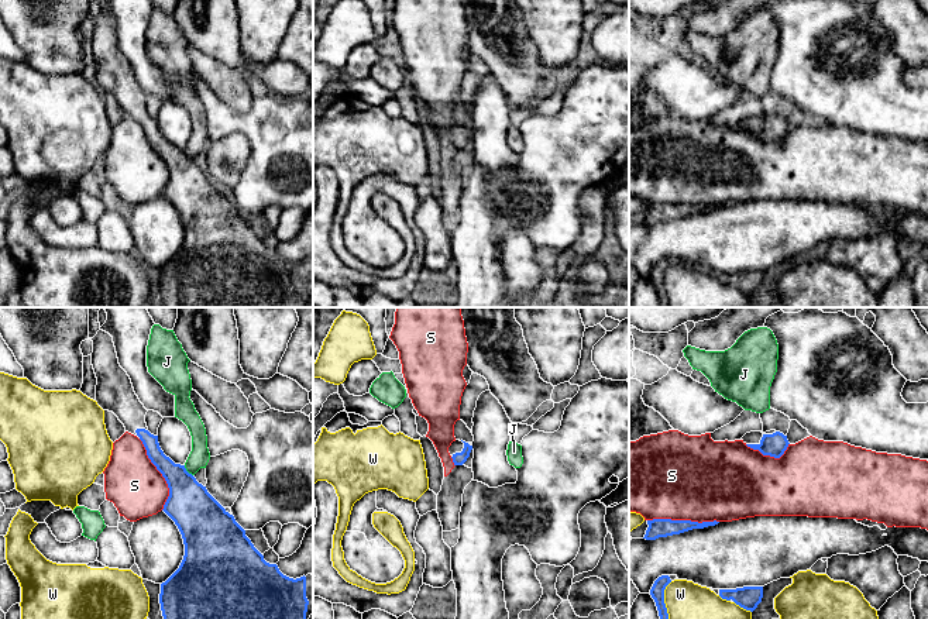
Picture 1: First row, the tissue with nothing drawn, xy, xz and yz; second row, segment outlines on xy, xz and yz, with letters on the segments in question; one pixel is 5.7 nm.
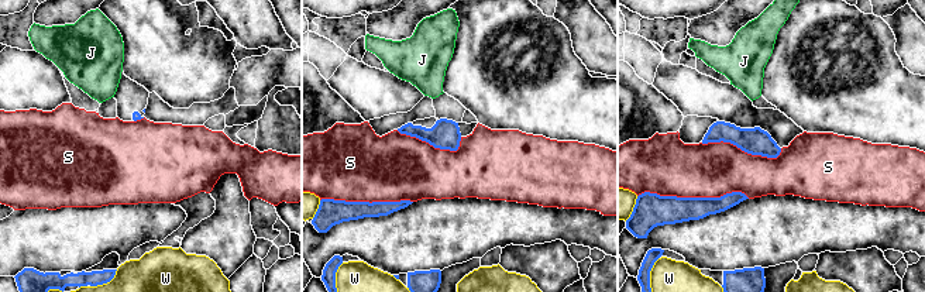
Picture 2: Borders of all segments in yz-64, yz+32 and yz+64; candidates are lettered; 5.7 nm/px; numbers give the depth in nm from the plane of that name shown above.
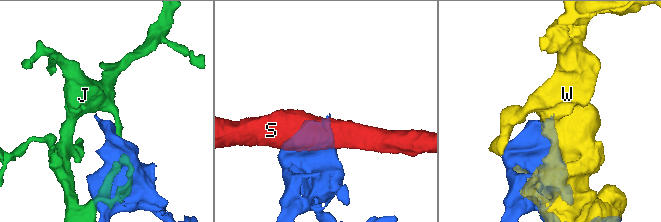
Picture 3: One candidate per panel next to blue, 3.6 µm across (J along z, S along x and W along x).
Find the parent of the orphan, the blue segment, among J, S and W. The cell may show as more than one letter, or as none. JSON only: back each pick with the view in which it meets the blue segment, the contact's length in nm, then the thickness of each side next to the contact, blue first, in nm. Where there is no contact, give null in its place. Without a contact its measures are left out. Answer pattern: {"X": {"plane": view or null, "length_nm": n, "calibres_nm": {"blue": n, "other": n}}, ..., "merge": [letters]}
{"merge": []}

